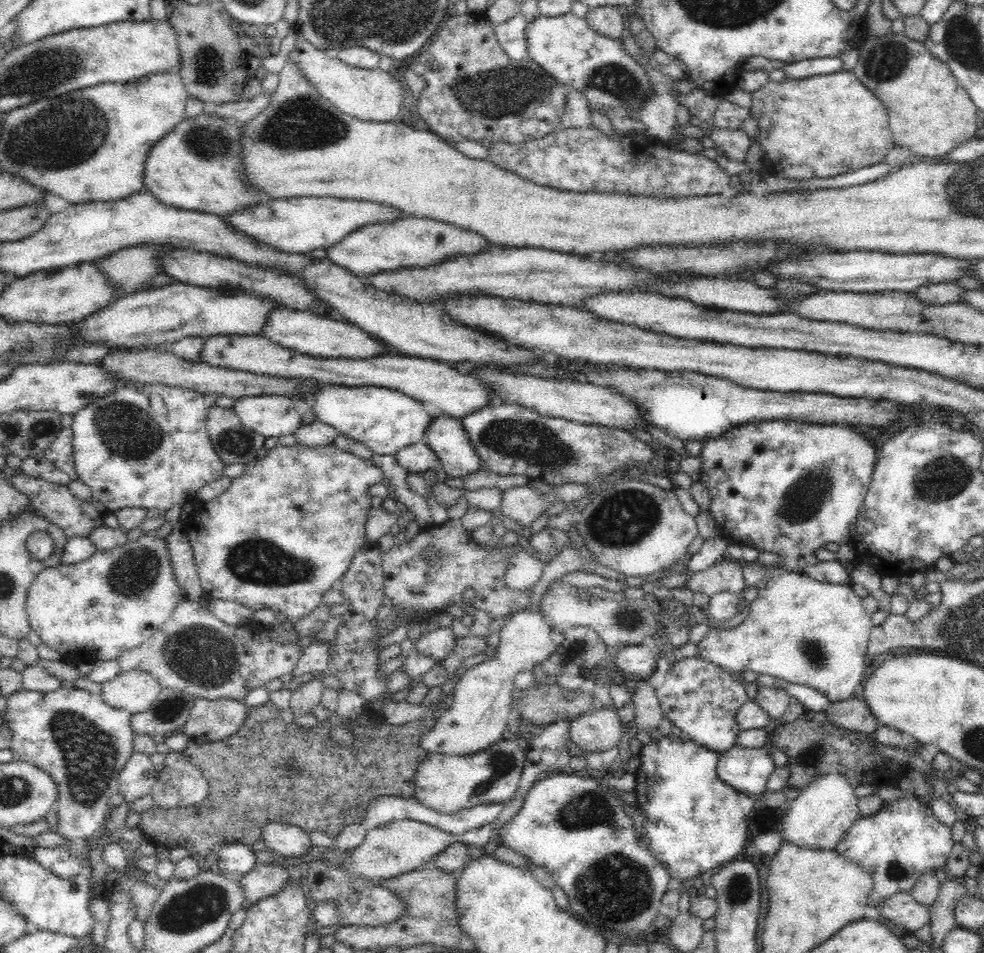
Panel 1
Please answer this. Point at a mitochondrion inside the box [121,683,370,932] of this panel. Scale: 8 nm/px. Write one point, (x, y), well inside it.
(170, 708)

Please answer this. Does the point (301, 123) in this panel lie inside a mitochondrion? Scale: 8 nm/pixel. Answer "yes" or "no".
yes

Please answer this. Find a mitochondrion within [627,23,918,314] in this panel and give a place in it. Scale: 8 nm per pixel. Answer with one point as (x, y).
(886, 62)

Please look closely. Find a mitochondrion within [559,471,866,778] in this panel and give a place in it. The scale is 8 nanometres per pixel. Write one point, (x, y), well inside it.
(626, 516)

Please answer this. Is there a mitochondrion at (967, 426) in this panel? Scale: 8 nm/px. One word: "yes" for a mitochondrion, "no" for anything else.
no

